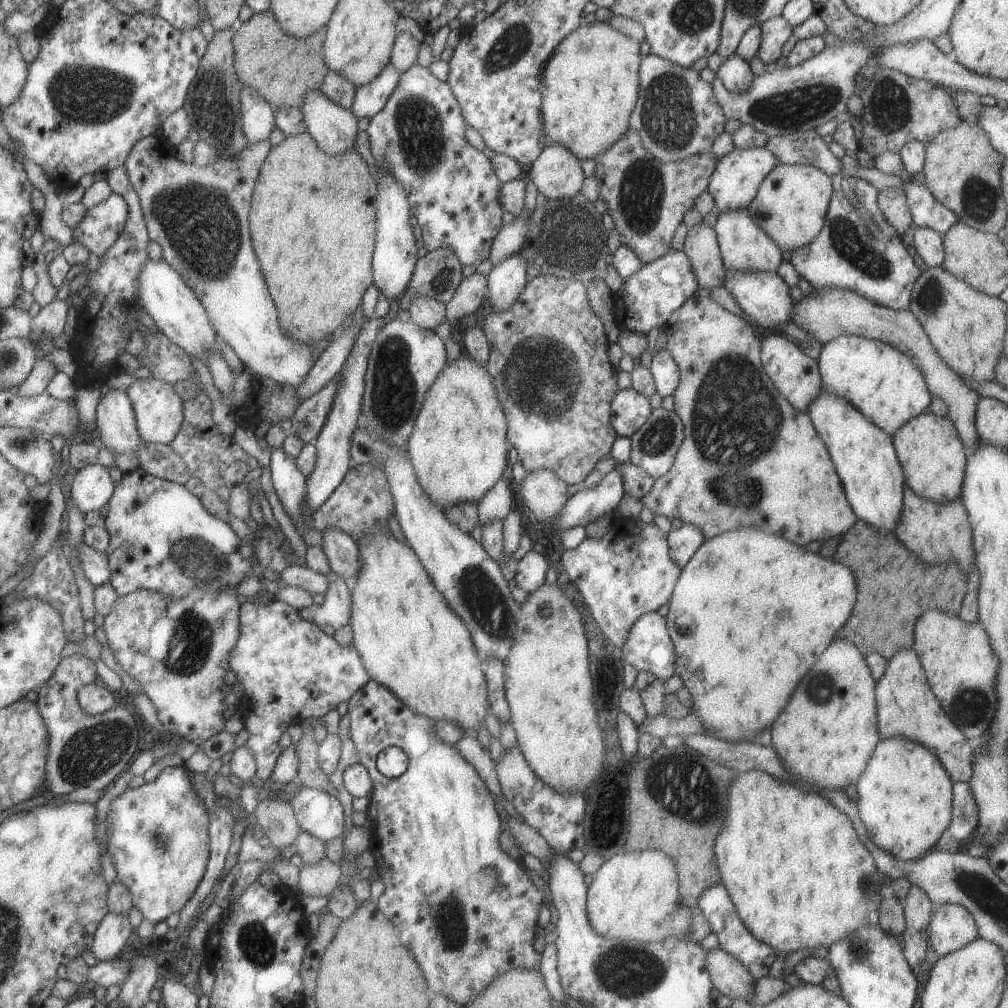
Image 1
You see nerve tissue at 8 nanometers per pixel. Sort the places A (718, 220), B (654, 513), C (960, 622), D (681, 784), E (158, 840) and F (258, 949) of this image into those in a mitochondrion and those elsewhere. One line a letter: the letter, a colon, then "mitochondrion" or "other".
A: other
B: other
C: other
D: mitochondrion
E: mitochondrion
F: mitochondrion

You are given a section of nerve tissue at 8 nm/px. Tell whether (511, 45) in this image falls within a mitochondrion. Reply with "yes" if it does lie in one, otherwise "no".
yes

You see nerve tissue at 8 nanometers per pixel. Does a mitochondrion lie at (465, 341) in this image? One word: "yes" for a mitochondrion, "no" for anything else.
no

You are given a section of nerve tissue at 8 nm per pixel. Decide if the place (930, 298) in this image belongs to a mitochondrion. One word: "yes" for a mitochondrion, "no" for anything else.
yes

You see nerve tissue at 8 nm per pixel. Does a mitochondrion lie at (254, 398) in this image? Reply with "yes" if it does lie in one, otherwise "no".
no

